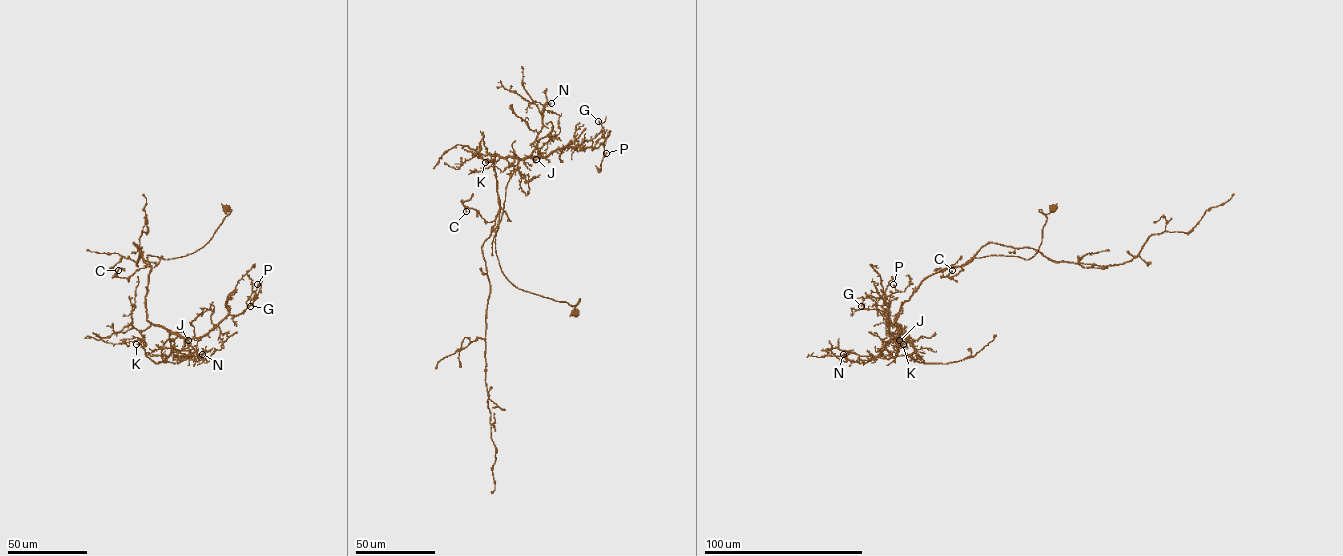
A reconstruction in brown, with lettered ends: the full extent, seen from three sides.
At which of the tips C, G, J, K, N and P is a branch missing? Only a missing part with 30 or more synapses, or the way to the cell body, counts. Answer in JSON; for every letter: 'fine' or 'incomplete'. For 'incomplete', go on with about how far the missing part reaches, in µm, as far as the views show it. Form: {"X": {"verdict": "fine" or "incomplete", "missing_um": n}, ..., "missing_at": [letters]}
{"C": {"verdict": "fine"}, "G": {"verdict": "fine"}, "J": {"verdict": "fine"}, "K": {"verdict": "incomplete", "missing_um": 15}, "N": {"verdict": "fine"}, "P": {"verdict": "fine"}, "missing_at": ["K"]}

